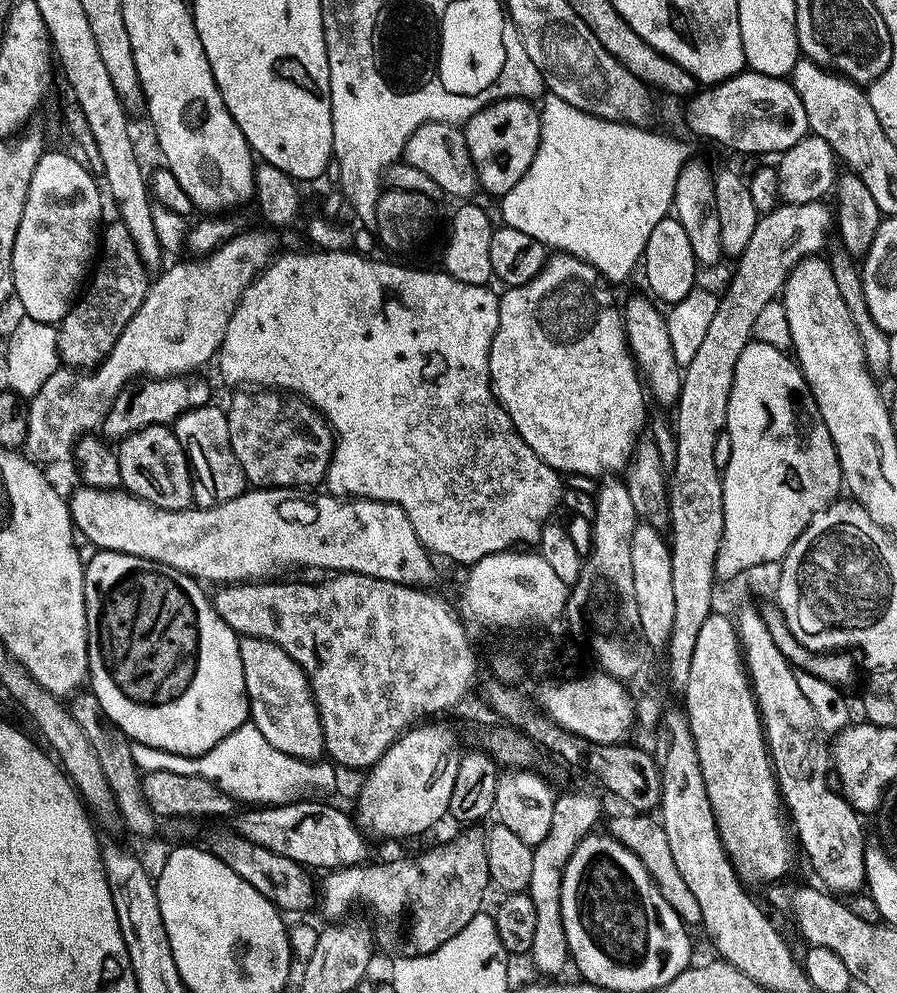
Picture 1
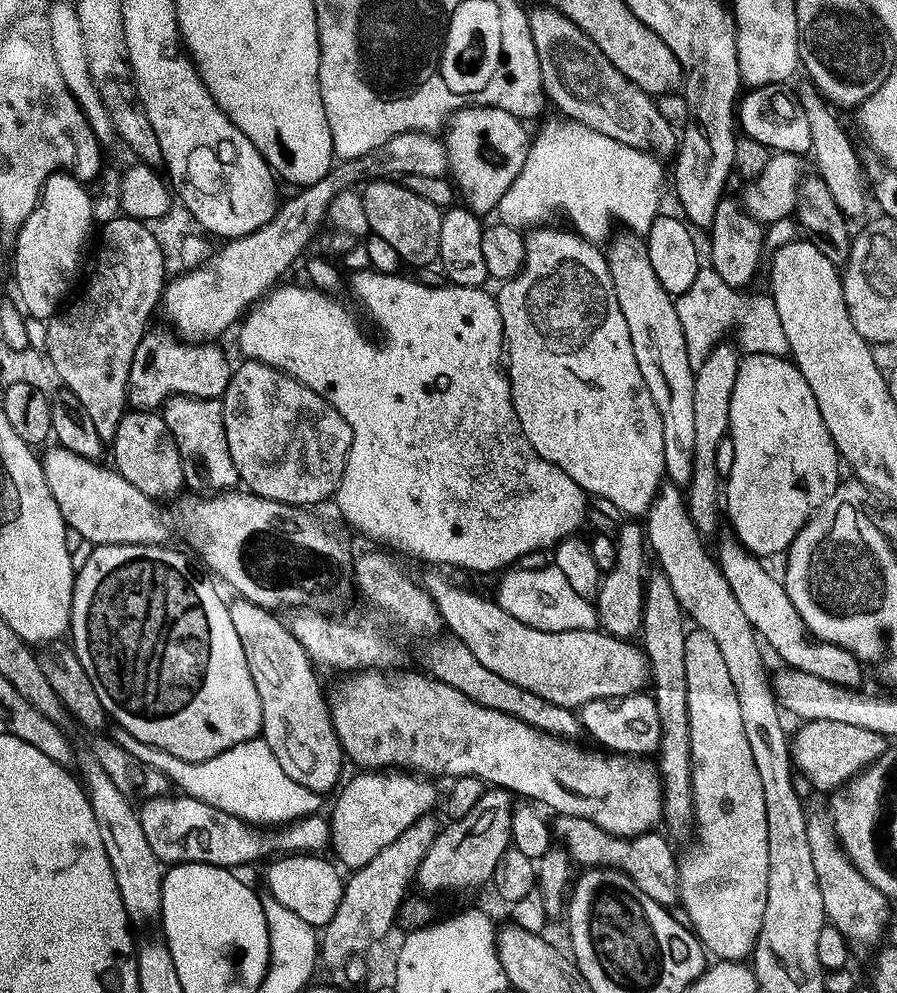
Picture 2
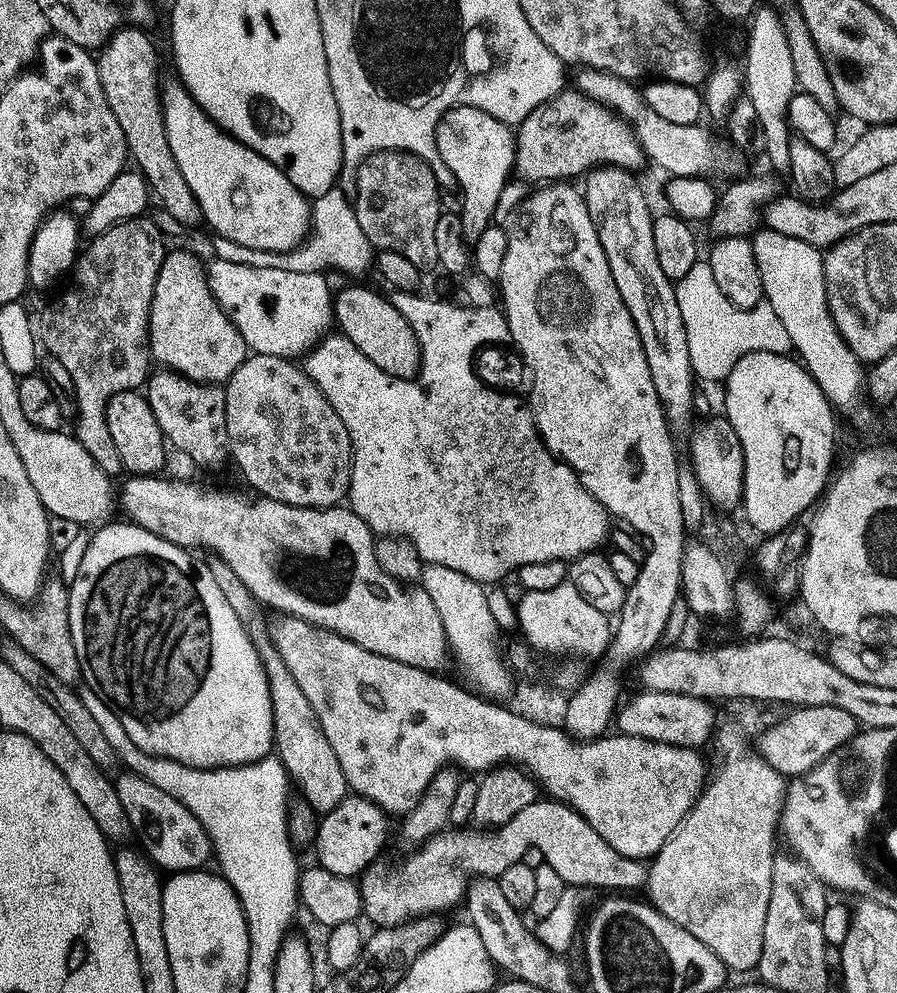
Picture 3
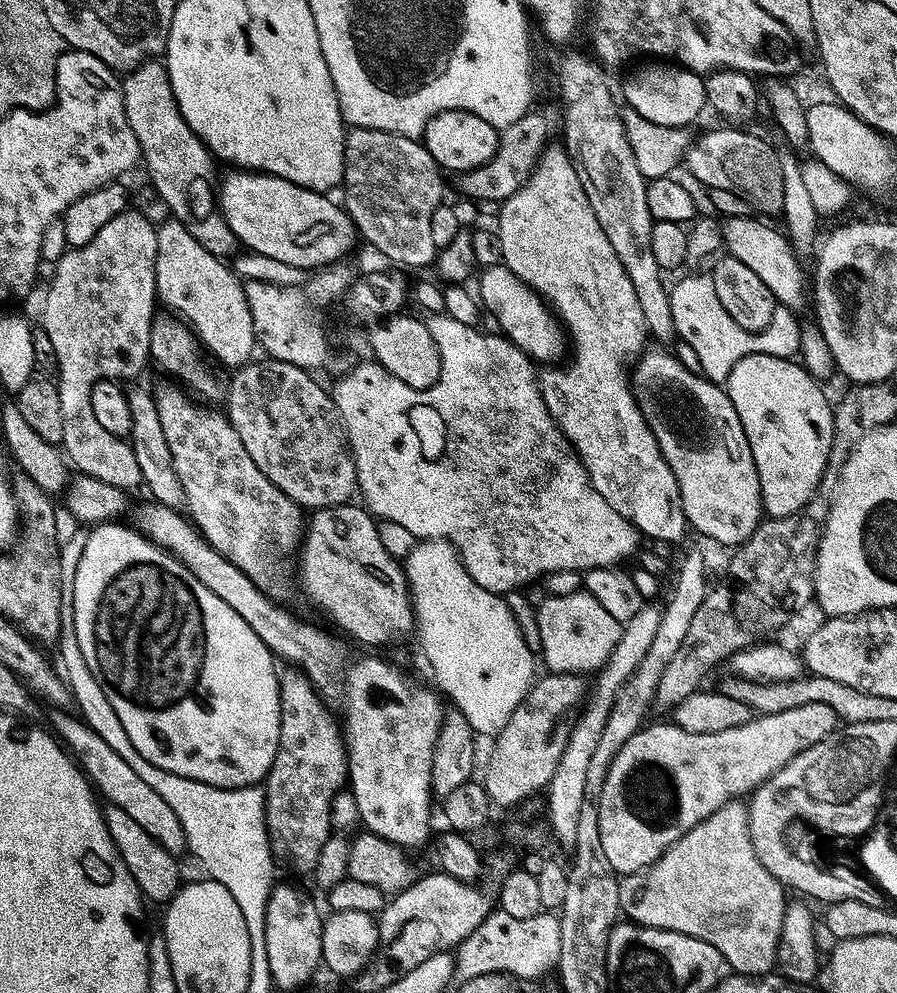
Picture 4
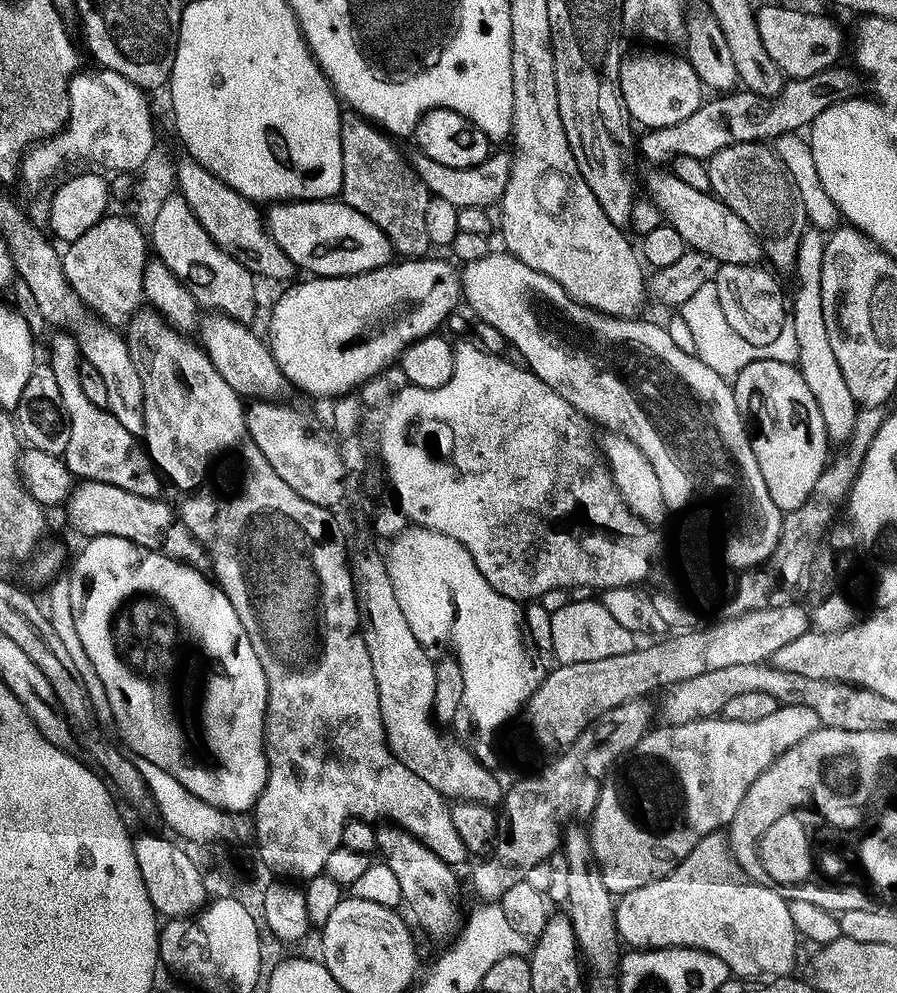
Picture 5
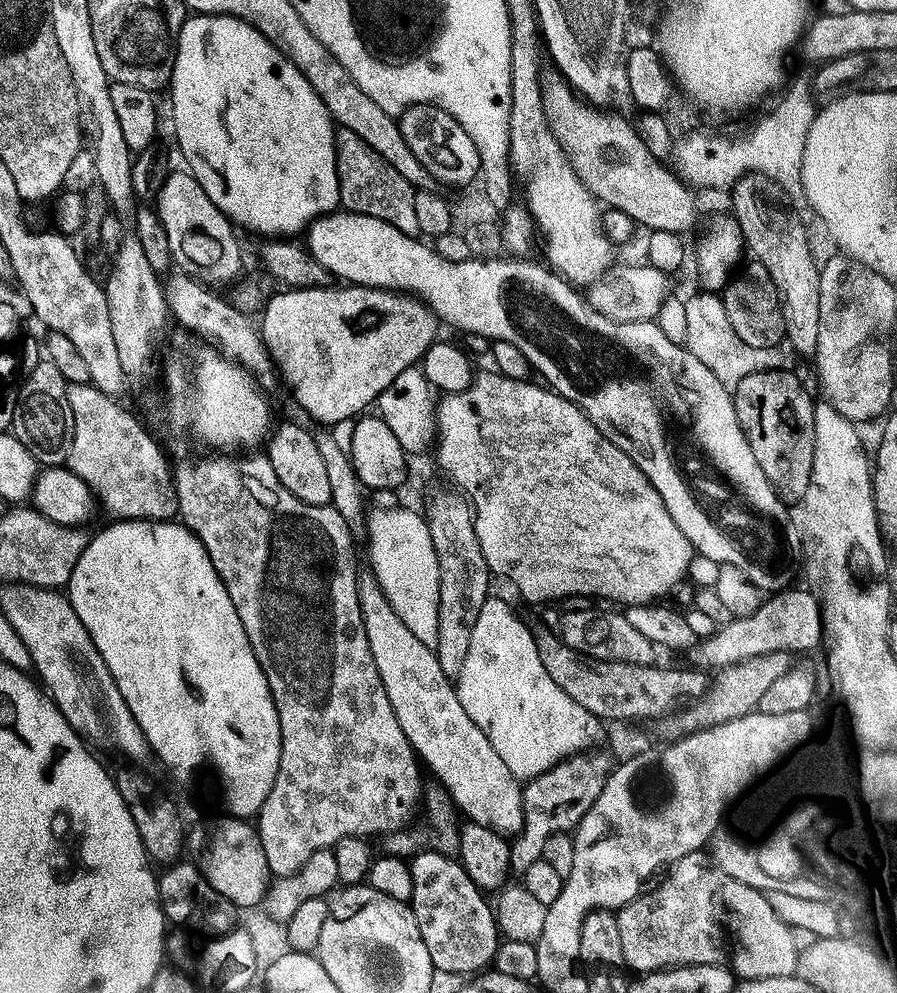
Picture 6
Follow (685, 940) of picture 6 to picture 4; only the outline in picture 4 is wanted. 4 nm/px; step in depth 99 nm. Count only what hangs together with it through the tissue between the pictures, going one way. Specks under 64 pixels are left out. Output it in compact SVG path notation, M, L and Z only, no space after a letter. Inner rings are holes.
M739 799L730 800L723 804L718 810L714 810L712 814L705 820L694 825L691 830L682 838L678 838L678 842L674 842L666 849L663 856L659 856L653 862L651 868L646 868L642 872L628 874L619 881L620 885L620 912L627 917L631 923L641 924L647 928L657 928L658 930L670 930L678 934L686 934L690 938L698 938L702 942L710 942L710 946L714 946L714 950L718 950L718 954L722 954L722 958L726 958L729 969L733 973L742 976L763 976L773 971L776 961L776 948L779 946L779 934L783 924L783 914L786 905L786 889L780 883L778 878L774 878L774 874L770 874L770 870L766 870L766 866L762 866L762 862L758 858L758 854L754 850L754 842L750 838L750 830L748 829L748 809Z

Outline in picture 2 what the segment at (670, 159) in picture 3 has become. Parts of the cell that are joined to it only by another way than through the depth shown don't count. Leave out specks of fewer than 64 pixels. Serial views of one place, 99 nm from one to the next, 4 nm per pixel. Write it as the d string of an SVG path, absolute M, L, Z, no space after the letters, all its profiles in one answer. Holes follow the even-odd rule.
M541 6L528 12L530 34L534 38L541 60L544 88L547 95L561 108L569 120L598 130L614 142L634 146L657 157L671 157L678 147L678 132L671 122L660 113L660 105L648 93L642 91L622 70L615 68L594 46L594 42L574 22L555 12L553 8Z

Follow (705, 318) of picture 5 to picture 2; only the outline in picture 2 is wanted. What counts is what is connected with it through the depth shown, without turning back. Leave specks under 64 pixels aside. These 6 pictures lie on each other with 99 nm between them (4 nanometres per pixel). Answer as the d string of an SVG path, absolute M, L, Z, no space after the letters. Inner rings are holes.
M700 273L697 274L700 280L694 278L693 284L696 288L690 286L692 292L688 293L688 296L683 293L680 294L684 298L684 304L675 304L678 314L678 318L684 316L682 324L682 333L685 335L686 350L692 349L692 355L689 359L692 362L699 362L708 355L708 349L713 344L721 343L724 331L731 326L736 320L736 337L734 337L735 343L739 345L745 353L751 354L757 352L758 354L770 354L771 356L787 357L789 355L788 343L786 342L786 333L782 330L782 318L778 318L778 306L774 306L771 295L764 294L764 296L756 296L753 300L748 300L740 308L740 295L741 293L737 289L732 288L729 284L724 288L716 288L716 292L712 292L712 304L708 304L708 320L704 320L704 276Z

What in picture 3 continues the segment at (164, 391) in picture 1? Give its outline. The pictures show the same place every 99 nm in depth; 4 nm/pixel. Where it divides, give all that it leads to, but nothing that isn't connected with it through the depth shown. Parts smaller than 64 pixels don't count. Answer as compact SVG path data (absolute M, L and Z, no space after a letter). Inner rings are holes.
M169 251L158 270L148 319L148 350L161 369L217 386L223 385L250 355L242 334L211 292L205 265L188 252Z

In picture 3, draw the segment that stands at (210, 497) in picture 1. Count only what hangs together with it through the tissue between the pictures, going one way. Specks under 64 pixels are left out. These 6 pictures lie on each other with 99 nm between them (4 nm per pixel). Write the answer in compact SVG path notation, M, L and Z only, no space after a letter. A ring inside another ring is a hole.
M156 370L146 381L146 403L155 427L164 431L165 441L185 452L196 464L218 464L227 461L226 398L223 387L199 384L179 372Z

